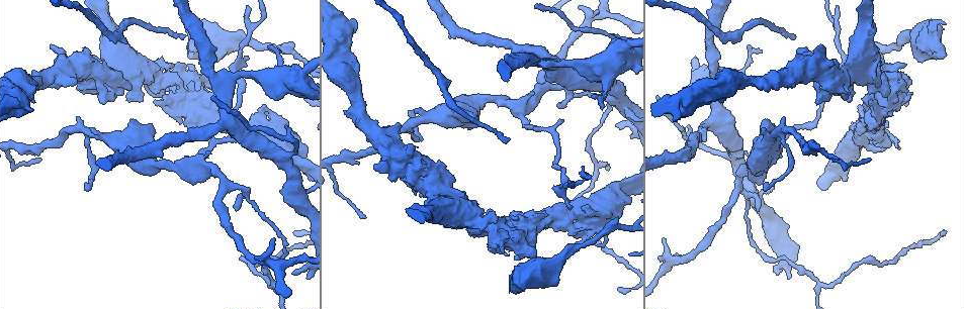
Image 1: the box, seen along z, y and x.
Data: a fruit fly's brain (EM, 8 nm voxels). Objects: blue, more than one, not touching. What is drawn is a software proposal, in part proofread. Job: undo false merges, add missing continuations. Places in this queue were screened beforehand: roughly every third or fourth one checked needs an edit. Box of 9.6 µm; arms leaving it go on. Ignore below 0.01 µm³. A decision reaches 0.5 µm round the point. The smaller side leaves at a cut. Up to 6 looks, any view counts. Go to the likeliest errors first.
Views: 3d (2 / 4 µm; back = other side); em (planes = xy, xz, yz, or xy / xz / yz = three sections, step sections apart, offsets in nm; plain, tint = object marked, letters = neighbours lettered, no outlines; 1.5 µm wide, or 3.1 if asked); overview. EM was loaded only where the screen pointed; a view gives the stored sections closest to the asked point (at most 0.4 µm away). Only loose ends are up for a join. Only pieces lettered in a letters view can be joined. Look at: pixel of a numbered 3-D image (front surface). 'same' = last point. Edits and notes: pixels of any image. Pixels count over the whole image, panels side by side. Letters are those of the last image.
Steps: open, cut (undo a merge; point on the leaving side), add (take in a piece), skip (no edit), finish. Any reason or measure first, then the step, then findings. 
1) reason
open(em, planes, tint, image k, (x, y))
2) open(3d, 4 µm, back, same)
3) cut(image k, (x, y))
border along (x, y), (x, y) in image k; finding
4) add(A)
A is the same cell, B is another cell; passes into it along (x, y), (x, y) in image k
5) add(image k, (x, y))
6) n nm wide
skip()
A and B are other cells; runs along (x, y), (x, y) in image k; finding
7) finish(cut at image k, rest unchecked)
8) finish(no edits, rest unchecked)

end of a long branch
open(3d, 2 µm, image 1, (871, 160))

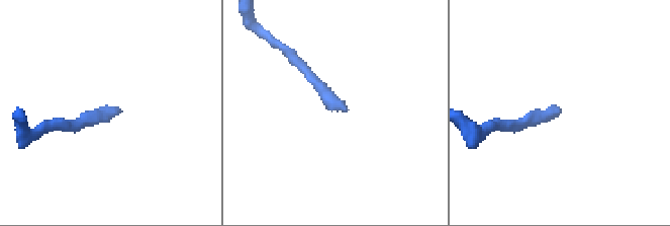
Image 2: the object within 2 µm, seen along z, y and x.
open(em, planes, letters, image 2, (120, 108))

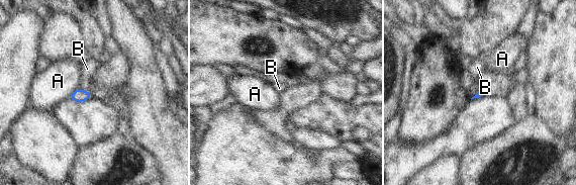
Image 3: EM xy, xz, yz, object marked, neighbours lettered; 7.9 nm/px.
skip()
A and B are other cells; border along (79, 88), (88, 91) in image 3; no lettered piece goes on from it

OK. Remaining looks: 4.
free end
open(em, yz, step 8, tint, image 1, (495, 222))

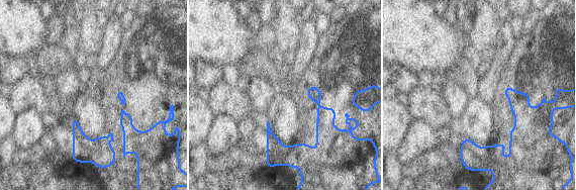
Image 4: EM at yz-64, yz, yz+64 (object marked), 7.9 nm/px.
another direction
open(em, xy, step 8, letters, same)

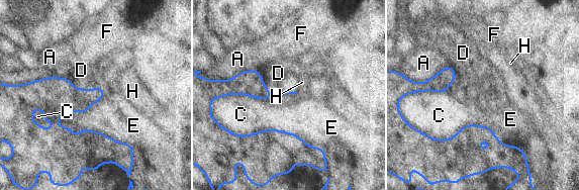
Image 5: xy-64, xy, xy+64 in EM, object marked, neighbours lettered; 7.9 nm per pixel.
skip()
A, C, D, E, F and H are other cells; runs along (34, 91), (72, 143), (124, 147) in image 5; no lettered piece goes on from it

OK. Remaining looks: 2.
end of a long branch
open(em, xy, step 8, letters, image 1, (183, 35))

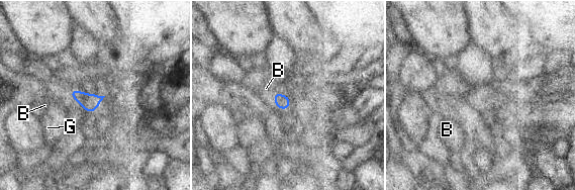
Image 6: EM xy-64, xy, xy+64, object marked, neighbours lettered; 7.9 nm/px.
110 nm wide
skip()
B and G are other cells; border along (273, 92), (275, 104) in image 6; none of them fits

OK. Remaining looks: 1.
finish(no edits, rest unchecked)

